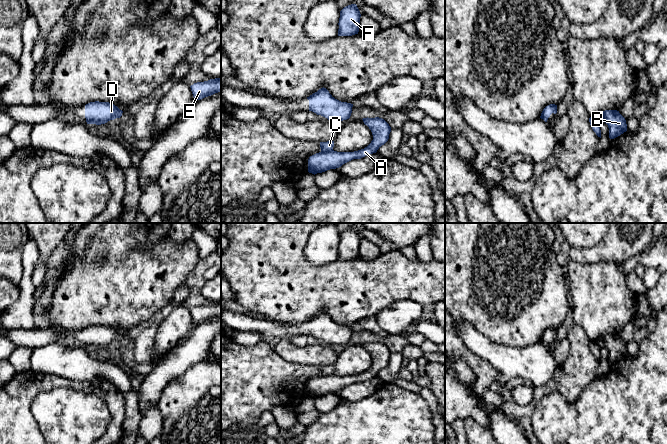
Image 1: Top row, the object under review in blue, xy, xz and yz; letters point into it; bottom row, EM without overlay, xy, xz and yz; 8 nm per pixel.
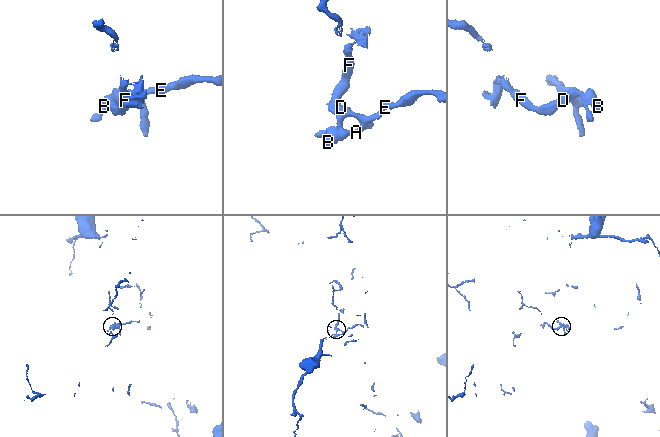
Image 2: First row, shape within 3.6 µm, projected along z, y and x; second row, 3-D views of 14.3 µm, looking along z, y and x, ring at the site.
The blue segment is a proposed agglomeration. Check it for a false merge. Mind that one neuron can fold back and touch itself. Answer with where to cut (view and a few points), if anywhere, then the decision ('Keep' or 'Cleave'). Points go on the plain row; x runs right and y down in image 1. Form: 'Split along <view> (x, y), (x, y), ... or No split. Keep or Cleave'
No split. Keep

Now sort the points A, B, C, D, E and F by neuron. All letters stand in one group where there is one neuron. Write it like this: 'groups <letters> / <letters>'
groups A B C D E F

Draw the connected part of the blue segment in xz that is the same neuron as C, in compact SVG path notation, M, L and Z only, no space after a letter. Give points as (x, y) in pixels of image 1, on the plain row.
M367 341L362 344L373 359L373 364L367 371L354 376L337 376L333 374L334 365L320 366L321 375L308 383L308 396L315 399L339 392L353 383L361 383L369 378L376 377L388 365L391 351L384 343L379 341Z

